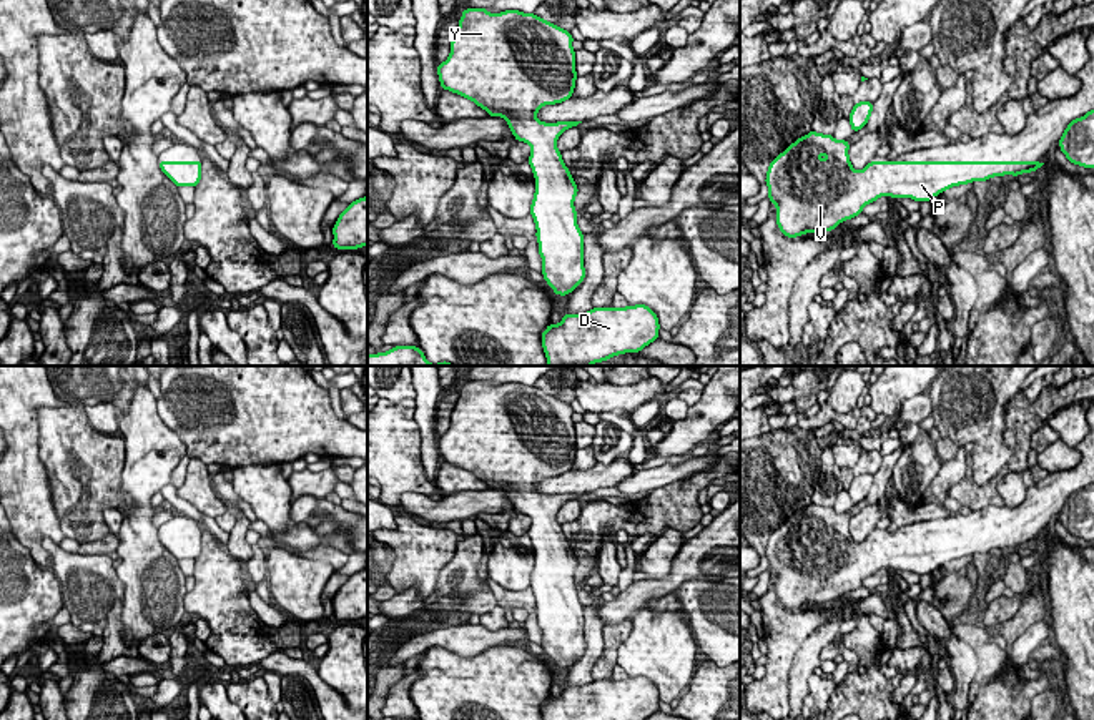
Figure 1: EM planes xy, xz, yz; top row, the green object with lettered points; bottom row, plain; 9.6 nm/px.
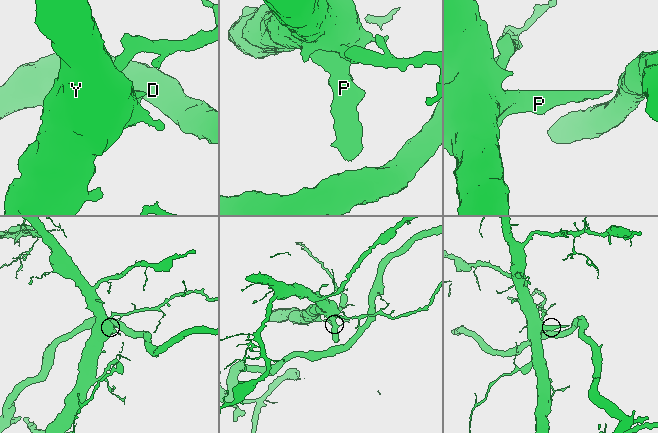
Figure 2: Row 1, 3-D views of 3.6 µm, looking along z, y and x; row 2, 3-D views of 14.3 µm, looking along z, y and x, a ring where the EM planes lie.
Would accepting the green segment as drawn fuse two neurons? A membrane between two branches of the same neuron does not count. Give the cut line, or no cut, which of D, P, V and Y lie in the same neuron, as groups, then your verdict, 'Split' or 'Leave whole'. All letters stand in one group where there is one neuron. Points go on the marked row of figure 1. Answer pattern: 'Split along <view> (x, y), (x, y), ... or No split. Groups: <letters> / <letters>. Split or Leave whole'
No split. Groups: D P V Y. Leave whole

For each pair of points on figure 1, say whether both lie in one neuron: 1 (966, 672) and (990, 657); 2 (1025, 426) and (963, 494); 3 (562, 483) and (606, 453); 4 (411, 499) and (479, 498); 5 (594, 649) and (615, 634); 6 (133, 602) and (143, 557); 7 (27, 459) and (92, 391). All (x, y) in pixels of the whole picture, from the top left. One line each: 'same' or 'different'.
1: different
2: same
3: different
4: same
5: different
6: same
7: different

